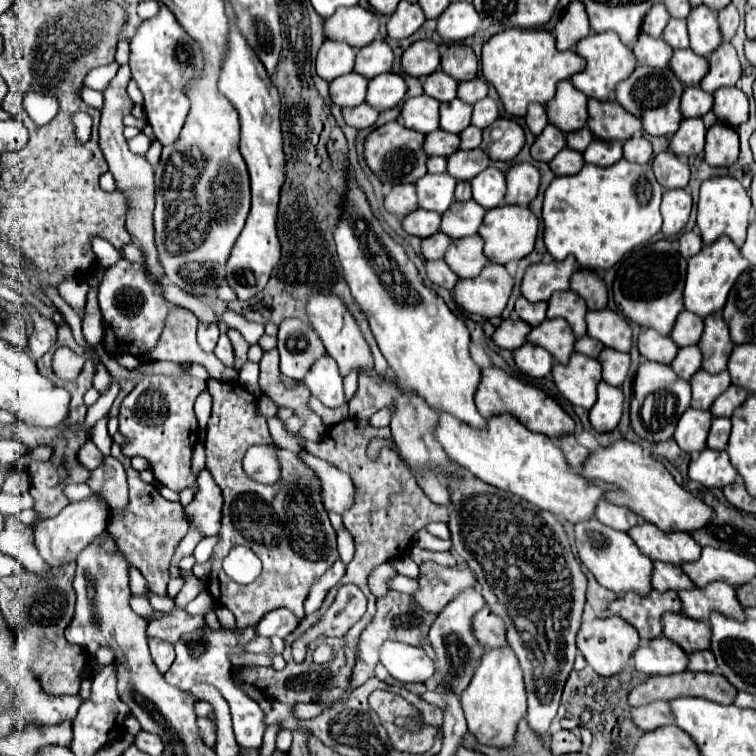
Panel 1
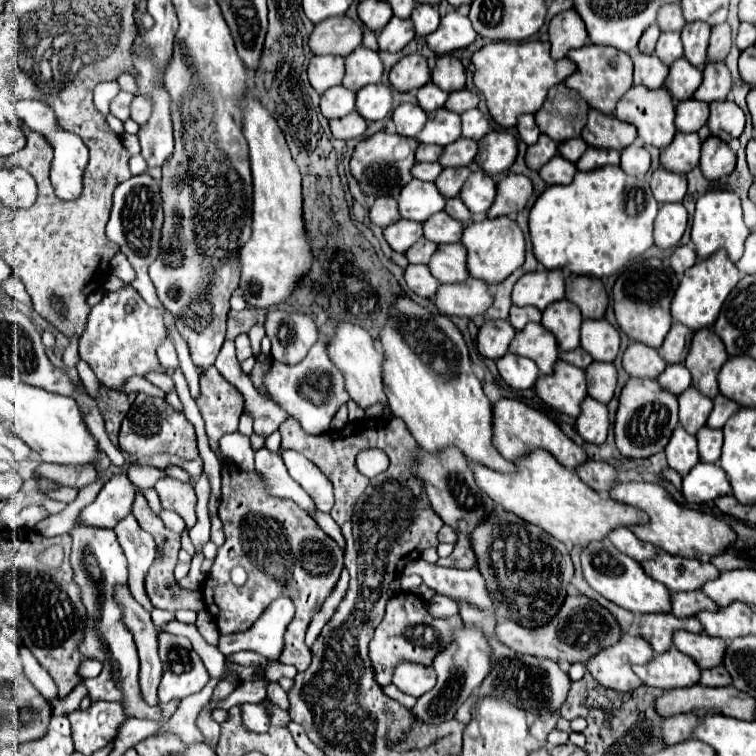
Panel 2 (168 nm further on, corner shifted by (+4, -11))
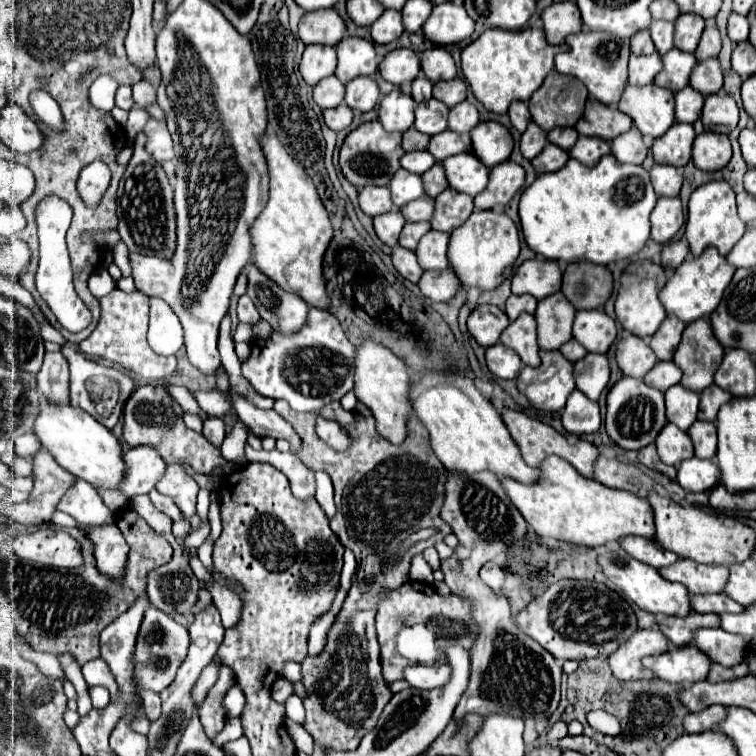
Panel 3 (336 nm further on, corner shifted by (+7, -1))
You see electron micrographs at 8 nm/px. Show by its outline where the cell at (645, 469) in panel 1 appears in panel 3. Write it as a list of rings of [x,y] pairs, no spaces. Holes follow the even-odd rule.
[[[651,493],[647,499],[655,511],[655,541],[663,549],[677,553],[683,559],[715,565],[743,563],[751,557],[751,549],[755,549],[755,531],[741,521],[727,515],[711,515],[691,505],[677,505],[669,497],[659,497],[657,493]]]

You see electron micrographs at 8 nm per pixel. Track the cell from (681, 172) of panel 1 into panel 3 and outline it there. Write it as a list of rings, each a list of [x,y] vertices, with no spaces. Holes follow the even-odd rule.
[[[655,165],[651,169],[651,183],[659,197],[677,197],[681,189],[681,173],[671,165]]]

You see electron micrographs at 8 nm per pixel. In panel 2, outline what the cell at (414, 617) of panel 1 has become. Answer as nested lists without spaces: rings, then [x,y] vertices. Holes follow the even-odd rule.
[[[396,593],[388,605],[382,623],[370,641],[370,661],[374,667],[374,677],[378,685],[388,685],[392,679],[392,669],[398,661],[408,659],[416,663],[430,663],[432,657],[450,643],[450,629],[462,625],[458,615],[448,619],[434,619],[426,611],[426,603],[412,593]]]

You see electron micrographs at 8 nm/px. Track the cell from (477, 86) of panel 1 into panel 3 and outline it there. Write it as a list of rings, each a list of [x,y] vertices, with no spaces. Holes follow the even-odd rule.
[[[461,79],[437,81],[433,85],[433,97],[443,101],[447,107],[455,107],[457,103],[465,101],[465,97],[467,97],[467,85]]]

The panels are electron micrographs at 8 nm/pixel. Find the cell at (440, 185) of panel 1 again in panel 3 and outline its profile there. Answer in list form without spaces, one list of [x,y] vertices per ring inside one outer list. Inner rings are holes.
[[[399,169],[395,173],[395,177],[389,183],[389,189],[391,189],[391,199],[393,199],[393,203],[397,207],[401,207],[401,205],[425,195],[421,177],[415,175],[415,173],[407,173],[405,169]]]

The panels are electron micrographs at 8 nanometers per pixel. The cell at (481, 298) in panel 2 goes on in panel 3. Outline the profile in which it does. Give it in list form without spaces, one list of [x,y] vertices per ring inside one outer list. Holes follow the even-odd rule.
[[[451,269],[423,271],[423,277],[419,279],[417,285],[419,285],[421,293],[433,301],[449,301],[461,287],[457,275]]]

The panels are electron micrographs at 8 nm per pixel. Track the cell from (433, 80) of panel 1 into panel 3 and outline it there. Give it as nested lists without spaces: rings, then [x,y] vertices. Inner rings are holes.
[[[419,75],[415,81],[413,81],[413,91],[411,91],[411,97],[421,103],[421,101],[429,101],[431,99],[431,89],[433,89],[433,83],[427,81],[425,75]]]

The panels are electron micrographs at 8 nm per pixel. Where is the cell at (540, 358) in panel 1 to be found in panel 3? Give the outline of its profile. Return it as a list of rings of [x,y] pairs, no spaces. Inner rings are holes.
[[[497,343],[485,351],[485,361],[487,361],[489,371],[501,379],[515,379],[523,367],[517,353],[501,343]]]

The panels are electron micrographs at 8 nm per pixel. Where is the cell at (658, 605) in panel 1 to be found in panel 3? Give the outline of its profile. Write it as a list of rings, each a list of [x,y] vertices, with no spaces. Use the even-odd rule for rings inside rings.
[[[691,613],[689,617],[665,617],[663,621],[659,621],[659,629],[663,631],[663,635],[679,647],[693,643],[693,631],[699,627],[719,627],[719,615]]]

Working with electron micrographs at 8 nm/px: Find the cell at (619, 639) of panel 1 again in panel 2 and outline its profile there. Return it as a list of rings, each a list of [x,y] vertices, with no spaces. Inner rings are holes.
[[[624,633],[618,643],[602,649],[584,665],[602,687],[614,691],[630,691],[642,685],[632,667],[650,661],[650,657],[652,647],[642,637]]]

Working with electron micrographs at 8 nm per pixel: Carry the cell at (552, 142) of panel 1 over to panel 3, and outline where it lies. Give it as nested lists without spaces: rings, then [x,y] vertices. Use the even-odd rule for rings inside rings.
[[[533,121],[529,123],[527,131],[521,137],[521,153],[525,159],[535,157],[537,153],[541,153],[541,149],[547,145],[547,133],[543,129],[539,129],[539,125],[535,125]]]

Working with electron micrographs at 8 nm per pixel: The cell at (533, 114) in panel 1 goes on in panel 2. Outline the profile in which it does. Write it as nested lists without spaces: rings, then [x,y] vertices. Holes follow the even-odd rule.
[[[520,115],[520,119],[518,119],[518,133],[520,133],[520,137],[522,137],[522,141],[526,145],[534,145],[538,141],[540,129],[536,125],[534,115]]]

